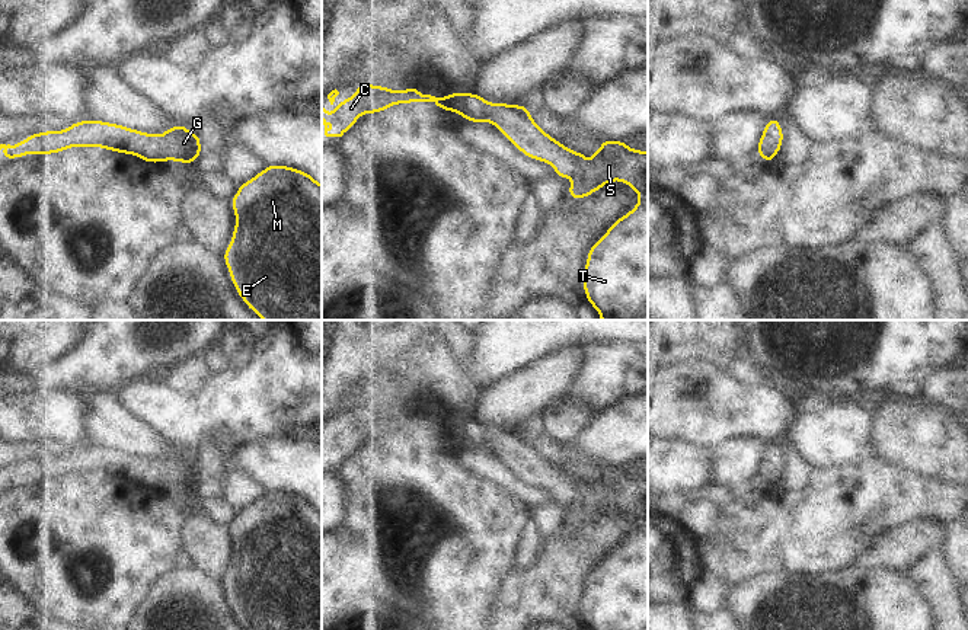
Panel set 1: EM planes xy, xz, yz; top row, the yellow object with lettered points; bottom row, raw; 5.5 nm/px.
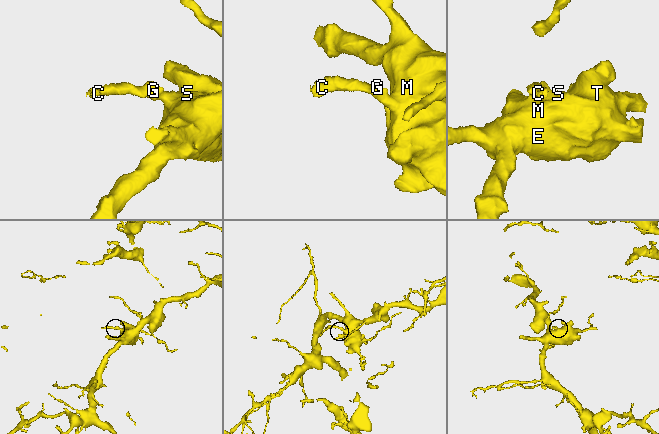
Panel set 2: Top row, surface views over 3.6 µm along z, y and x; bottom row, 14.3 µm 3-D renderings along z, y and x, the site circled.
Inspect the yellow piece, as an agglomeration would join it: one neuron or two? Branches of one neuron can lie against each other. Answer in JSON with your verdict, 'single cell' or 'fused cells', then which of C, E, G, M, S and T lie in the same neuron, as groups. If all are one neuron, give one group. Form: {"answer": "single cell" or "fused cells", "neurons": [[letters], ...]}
{"answer": "single cell", "neurons": [["C", "E", "G", "M", "S", "T"]]}

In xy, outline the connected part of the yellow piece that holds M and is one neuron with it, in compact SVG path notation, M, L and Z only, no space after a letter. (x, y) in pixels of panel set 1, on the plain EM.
M269 490L230 525L236 551L221 581L245 630L322 630L322 511L307 498Z

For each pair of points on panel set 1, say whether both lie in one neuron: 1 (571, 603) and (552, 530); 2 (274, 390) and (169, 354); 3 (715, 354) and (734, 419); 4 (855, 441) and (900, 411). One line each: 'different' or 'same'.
1: different
2: different
3: different
4: different

